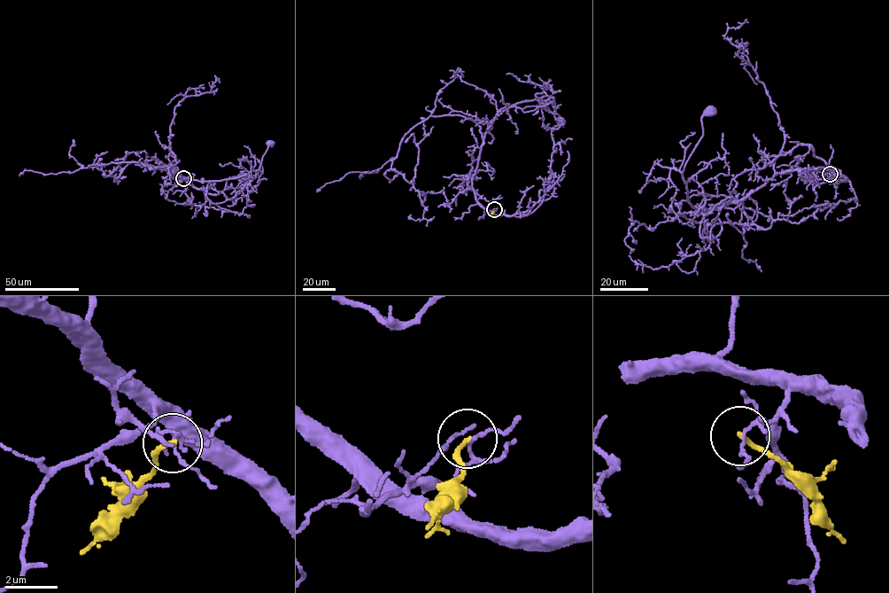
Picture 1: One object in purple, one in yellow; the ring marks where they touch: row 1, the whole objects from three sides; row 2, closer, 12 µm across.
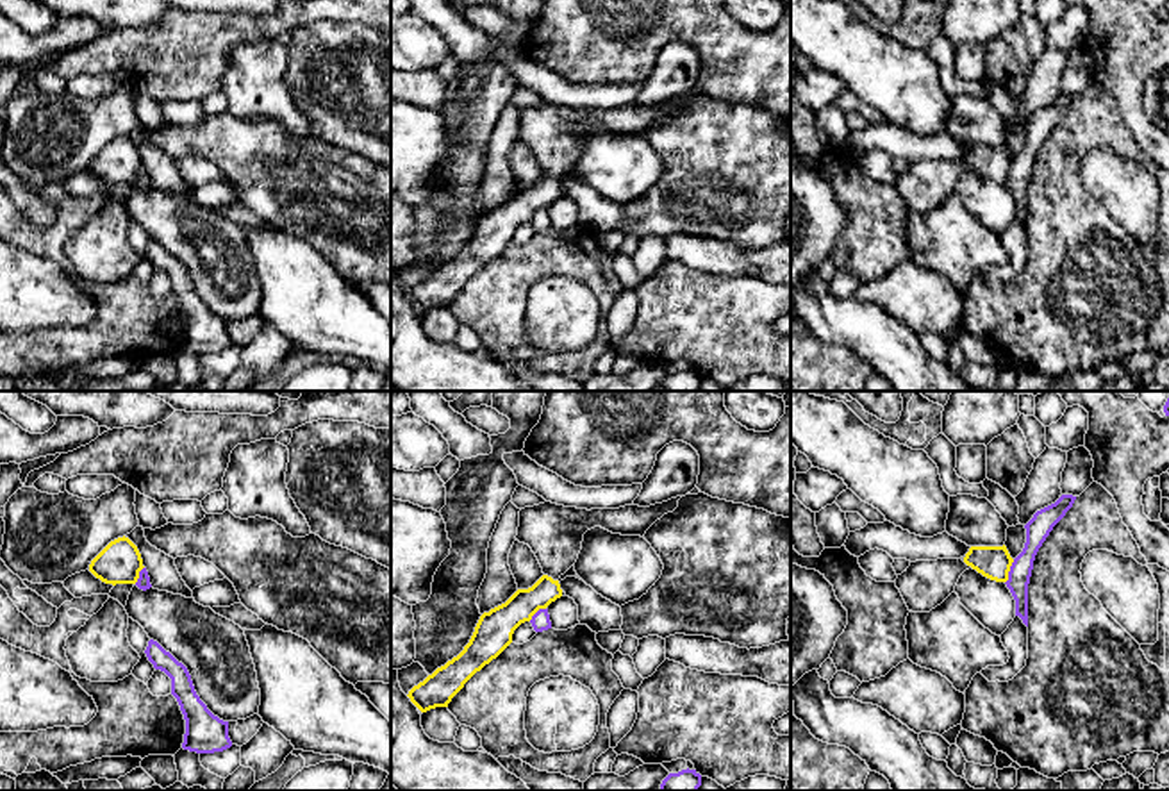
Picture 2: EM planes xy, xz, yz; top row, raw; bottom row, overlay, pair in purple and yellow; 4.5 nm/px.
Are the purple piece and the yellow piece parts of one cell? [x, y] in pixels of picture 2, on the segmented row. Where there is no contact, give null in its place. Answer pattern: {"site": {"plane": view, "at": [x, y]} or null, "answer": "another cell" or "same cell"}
{"site": {"plane": "yz", "at": [1009, 572]}, "answer": "another cell"}

